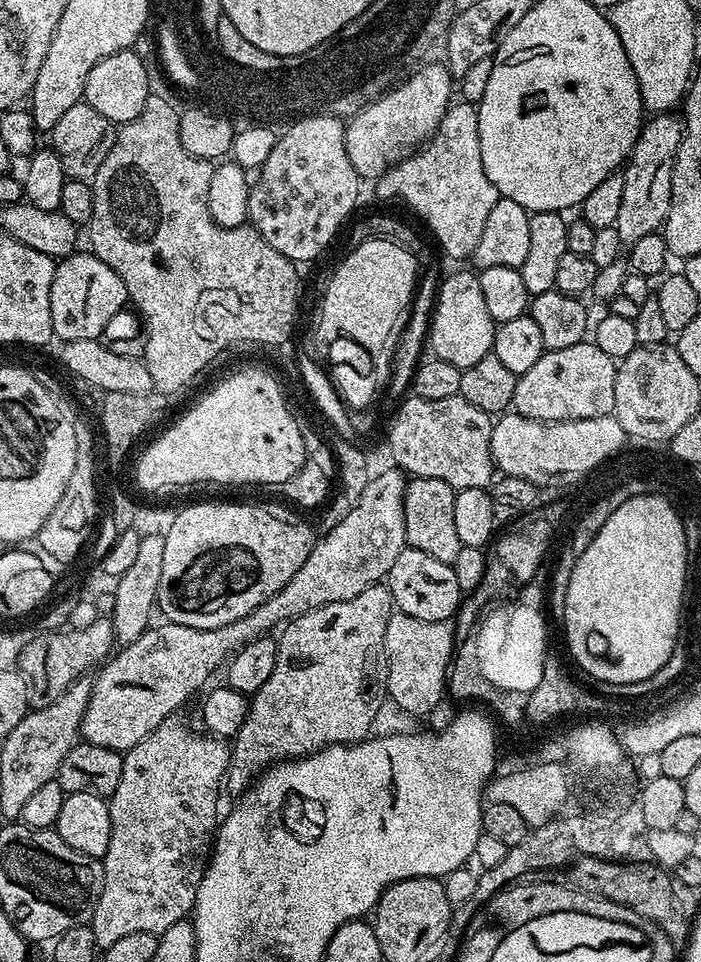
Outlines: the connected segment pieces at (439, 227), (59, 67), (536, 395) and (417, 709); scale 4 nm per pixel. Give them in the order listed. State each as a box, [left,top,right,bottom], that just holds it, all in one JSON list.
[[374,103,501,261],[32,6,150,118],[512,342,617,422],[384,611,454,716]]

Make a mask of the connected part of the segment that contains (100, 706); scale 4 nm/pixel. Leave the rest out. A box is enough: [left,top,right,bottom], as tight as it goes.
[80,466,406,754]

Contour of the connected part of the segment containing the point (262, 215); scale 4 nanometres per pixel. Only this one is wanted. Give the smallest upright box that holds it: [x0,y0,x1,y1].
[247,114,362,262]

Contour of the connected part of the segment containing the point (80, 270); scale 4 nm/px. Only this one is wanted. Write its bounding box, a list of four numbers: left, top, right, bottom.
[50,250,129,341]

